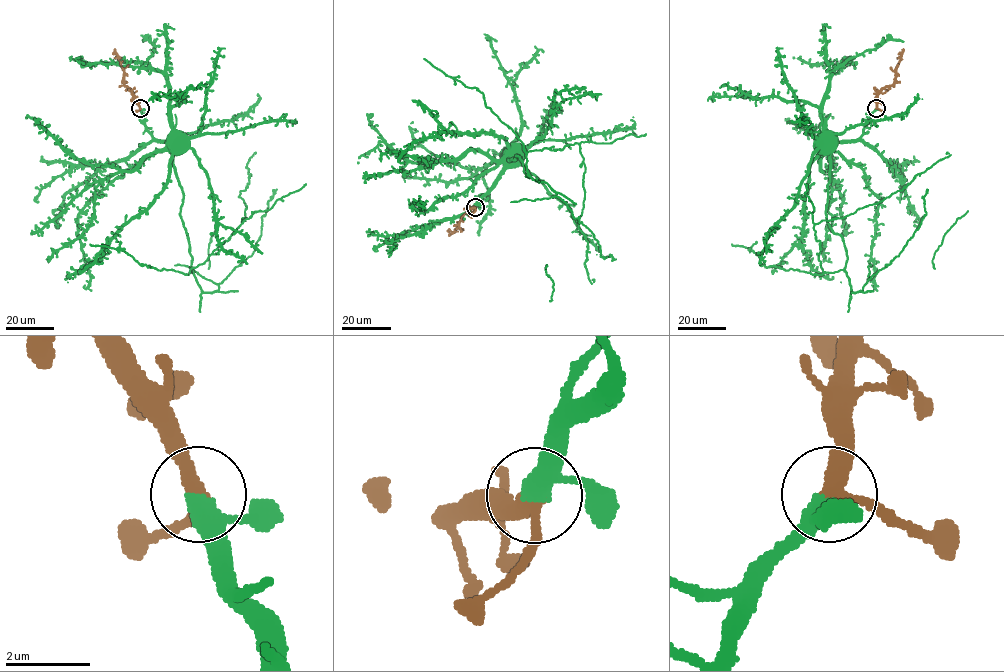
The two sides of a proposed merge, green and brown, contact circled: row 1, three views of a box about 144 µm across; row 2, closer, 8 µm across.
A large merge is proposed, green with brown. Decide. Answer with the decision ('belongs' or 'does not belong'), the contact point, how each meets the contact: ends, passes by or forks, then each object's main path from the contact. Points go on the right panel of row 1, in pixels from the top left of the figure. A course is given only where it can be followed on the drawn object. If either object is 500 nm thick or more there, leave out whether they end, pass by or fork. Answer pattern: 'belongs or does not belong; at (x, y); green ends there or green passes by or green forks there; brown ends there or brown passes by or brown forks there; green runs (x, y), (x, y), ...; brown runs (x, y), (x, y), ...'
belongs; at (876, 108); green passes by; brown passes by; green runs (876, 108), (856, 140), (838, 141), (833, 137), (821, 137); brown runs (876, 108), (879, 92), (893, 83), (895, 69), (903, 49)

